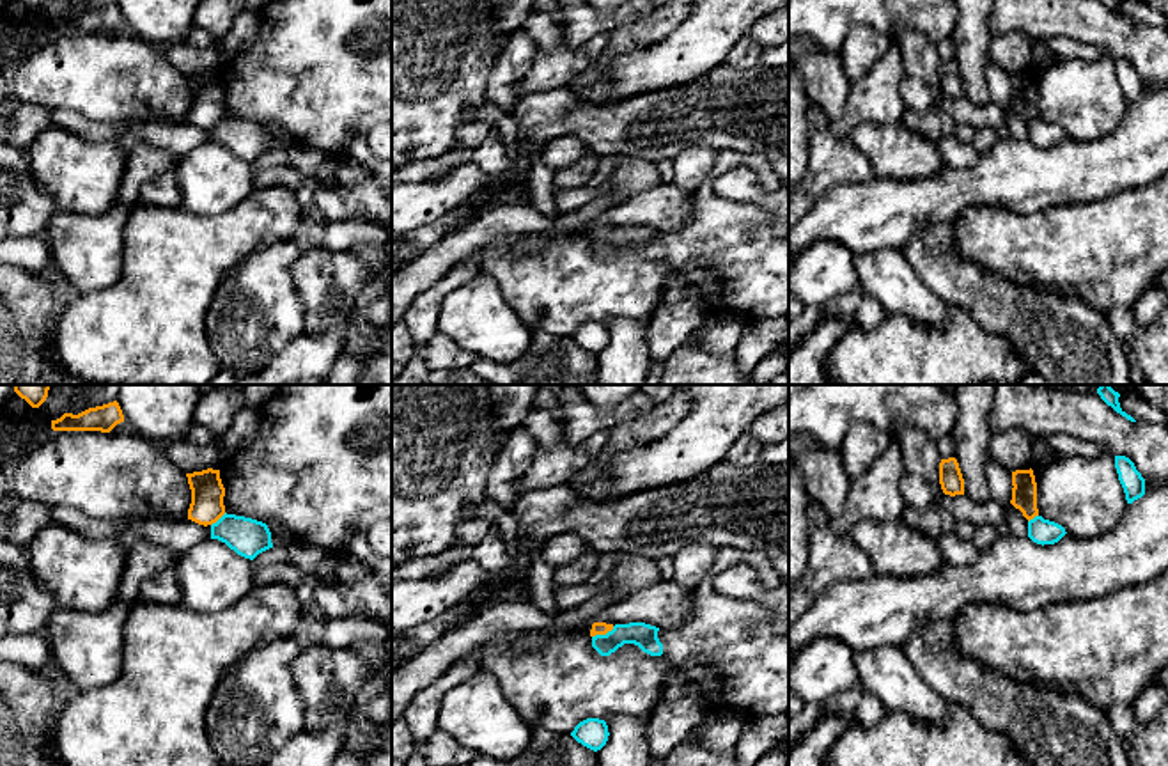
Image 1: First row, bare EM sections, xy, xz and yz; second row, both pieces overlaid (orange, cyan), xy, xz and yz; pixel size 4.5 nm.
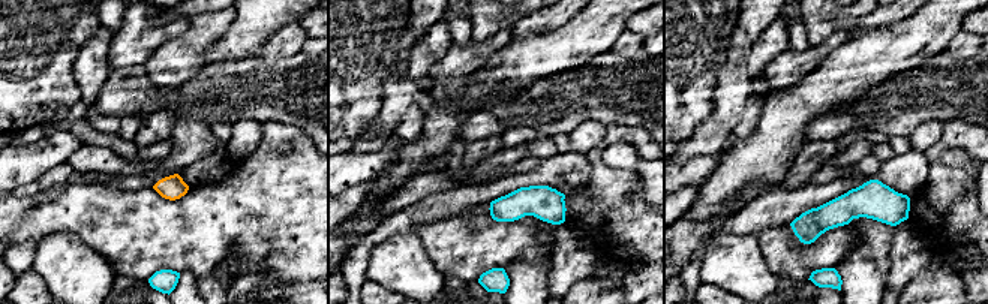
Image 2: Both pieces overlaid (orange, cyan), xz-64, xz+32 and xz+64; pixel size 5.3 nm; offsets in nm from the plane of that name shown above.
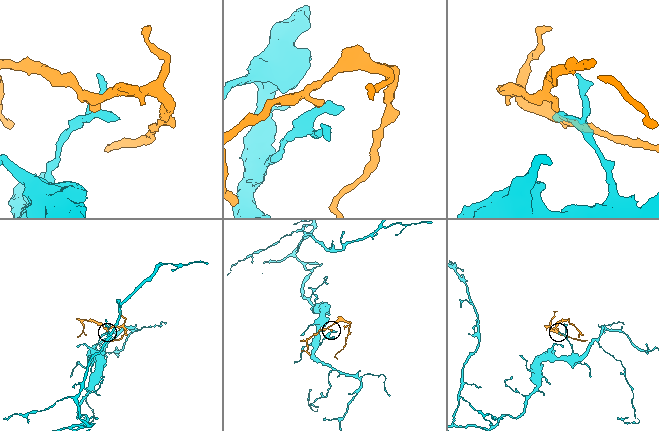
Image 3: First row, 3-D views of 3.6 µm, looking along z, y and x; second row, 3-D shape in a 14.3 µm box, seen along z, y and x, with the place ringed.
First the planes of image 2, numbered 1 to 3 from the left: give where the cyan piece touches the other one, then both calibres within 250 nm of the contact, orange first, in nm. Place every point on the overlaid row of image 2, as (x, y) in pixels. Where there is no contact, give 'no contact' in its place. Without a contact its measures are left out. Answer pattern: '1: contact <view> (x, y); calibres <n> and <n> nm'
1: no contact
2: no contact
3: no contact

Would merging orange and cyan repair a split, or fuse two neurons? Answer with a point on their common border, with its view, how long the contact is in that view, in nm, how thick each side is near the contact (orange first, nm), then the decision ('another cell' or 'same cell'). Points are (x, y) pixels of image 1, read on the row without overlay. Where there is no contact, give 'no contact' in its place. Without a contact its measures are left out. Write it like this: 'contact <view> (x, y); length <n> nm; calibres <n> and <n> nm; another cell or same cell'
contact xz (603, 236); length 120 nm; calibres 60 and 110 nm; another cell

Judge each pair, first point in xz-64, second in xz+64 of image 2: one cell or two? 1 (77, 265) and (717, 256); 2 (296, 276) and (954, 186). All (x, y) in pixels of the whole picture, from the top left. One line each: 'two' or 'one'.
1: one
2: one

